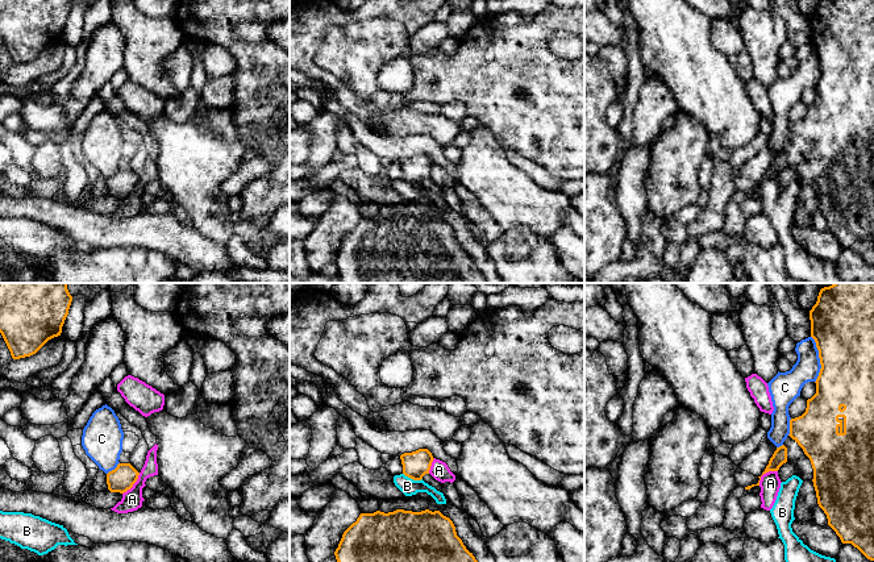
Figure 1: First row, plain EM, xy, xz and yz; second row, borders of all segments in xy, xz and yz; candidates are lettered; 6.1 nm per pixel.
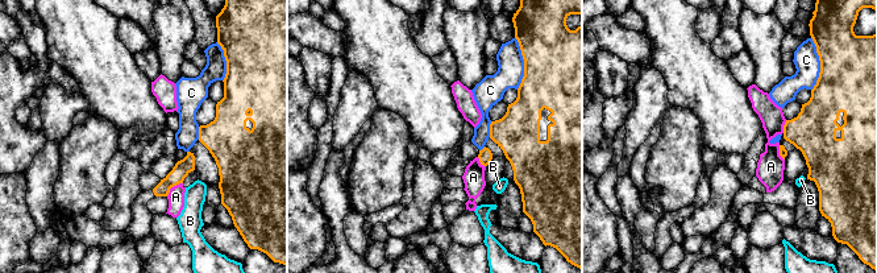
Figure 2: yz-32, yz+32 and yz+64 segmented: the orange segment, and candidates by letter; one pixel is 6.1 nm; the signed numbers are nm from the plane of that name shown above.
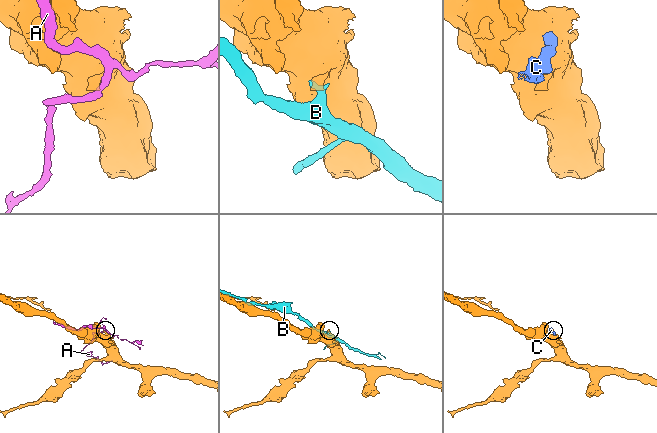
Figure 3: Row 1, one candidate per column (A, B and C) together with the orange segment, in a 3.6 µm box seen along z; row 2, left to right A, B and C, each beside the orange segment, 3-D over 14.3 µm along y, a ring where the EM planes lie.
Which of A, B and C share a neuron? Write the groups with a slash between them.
A / B / C

